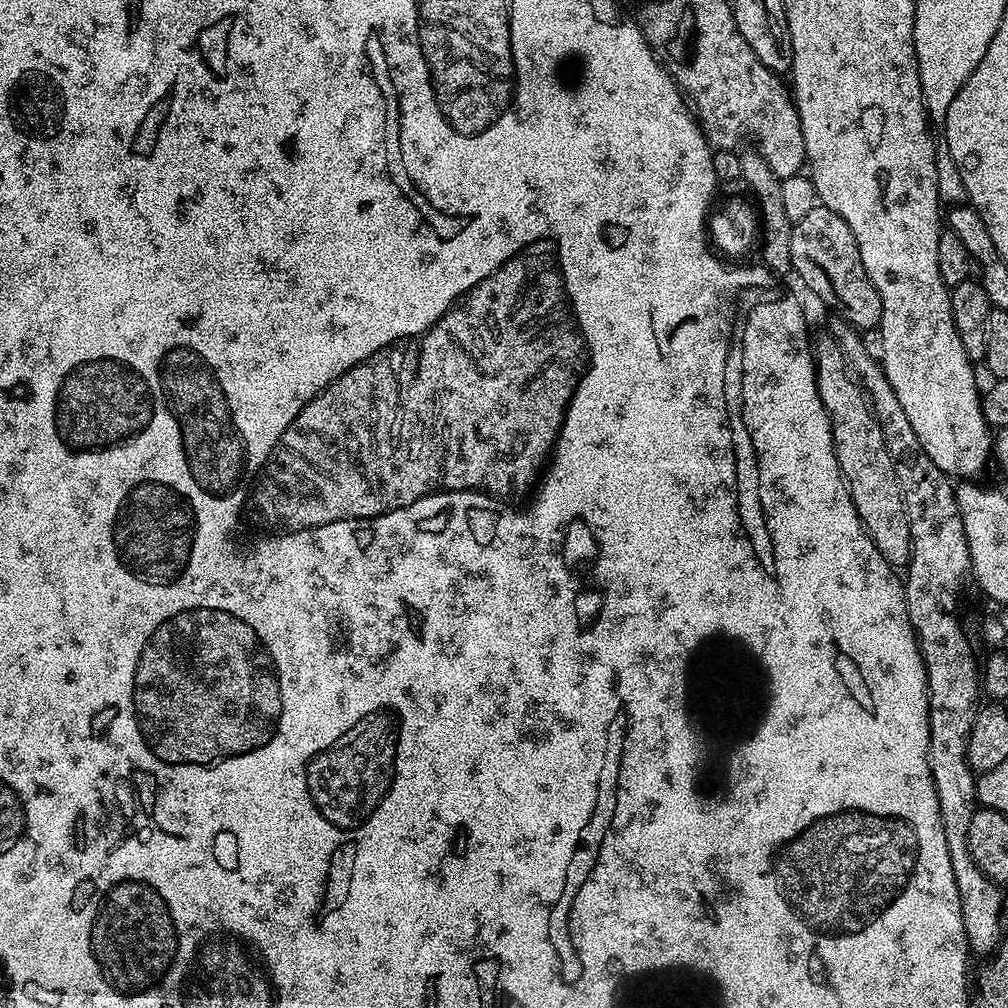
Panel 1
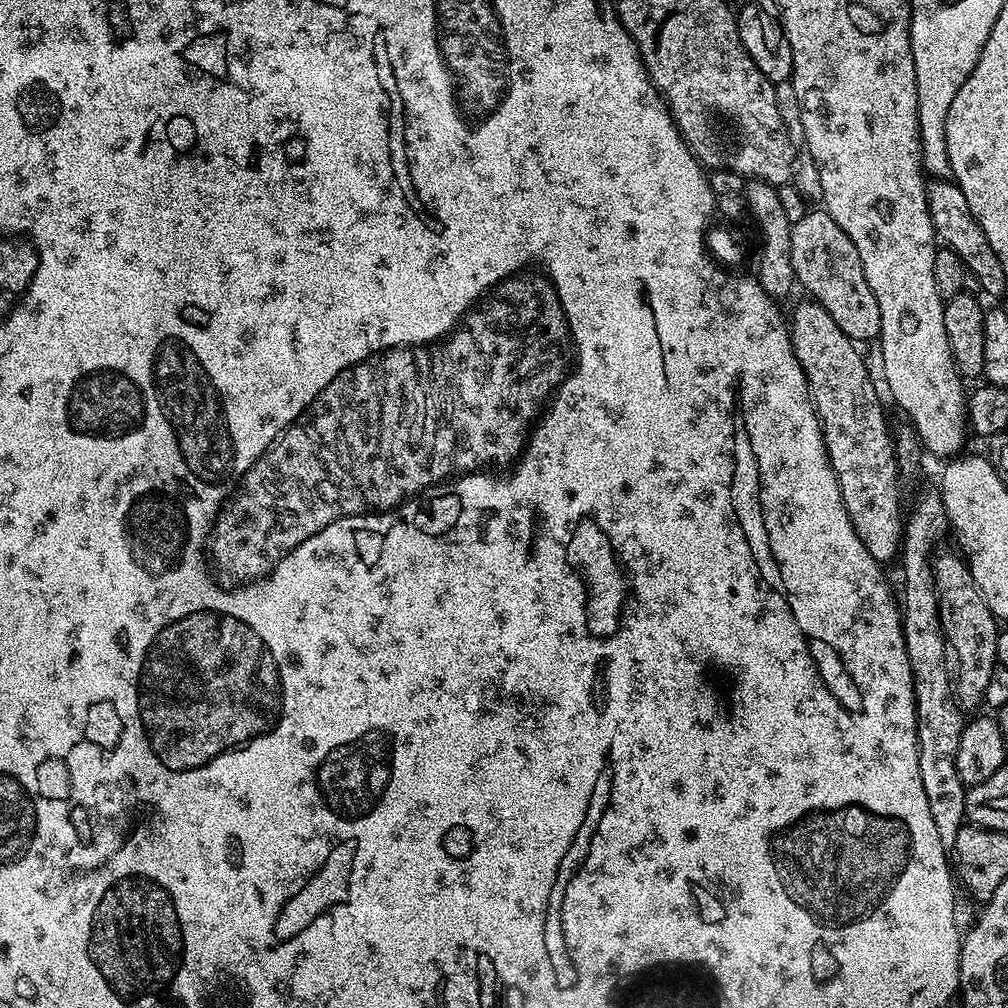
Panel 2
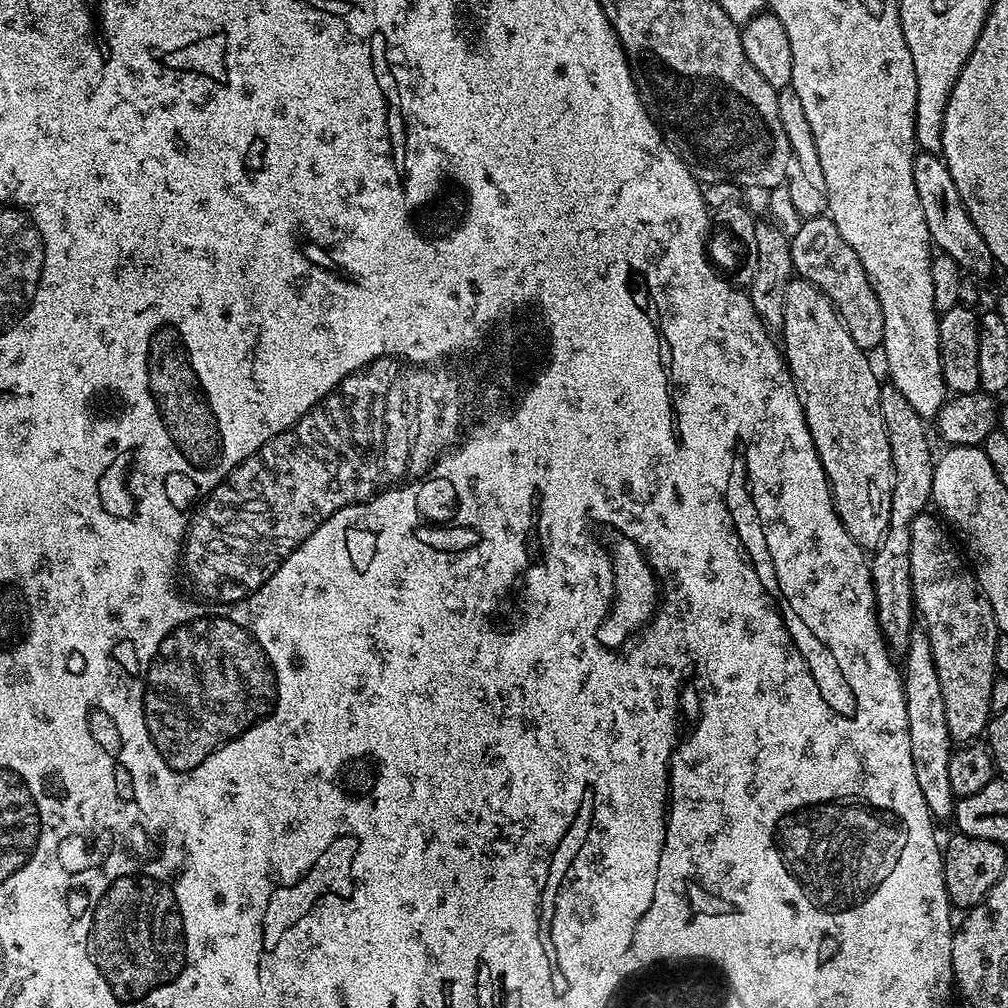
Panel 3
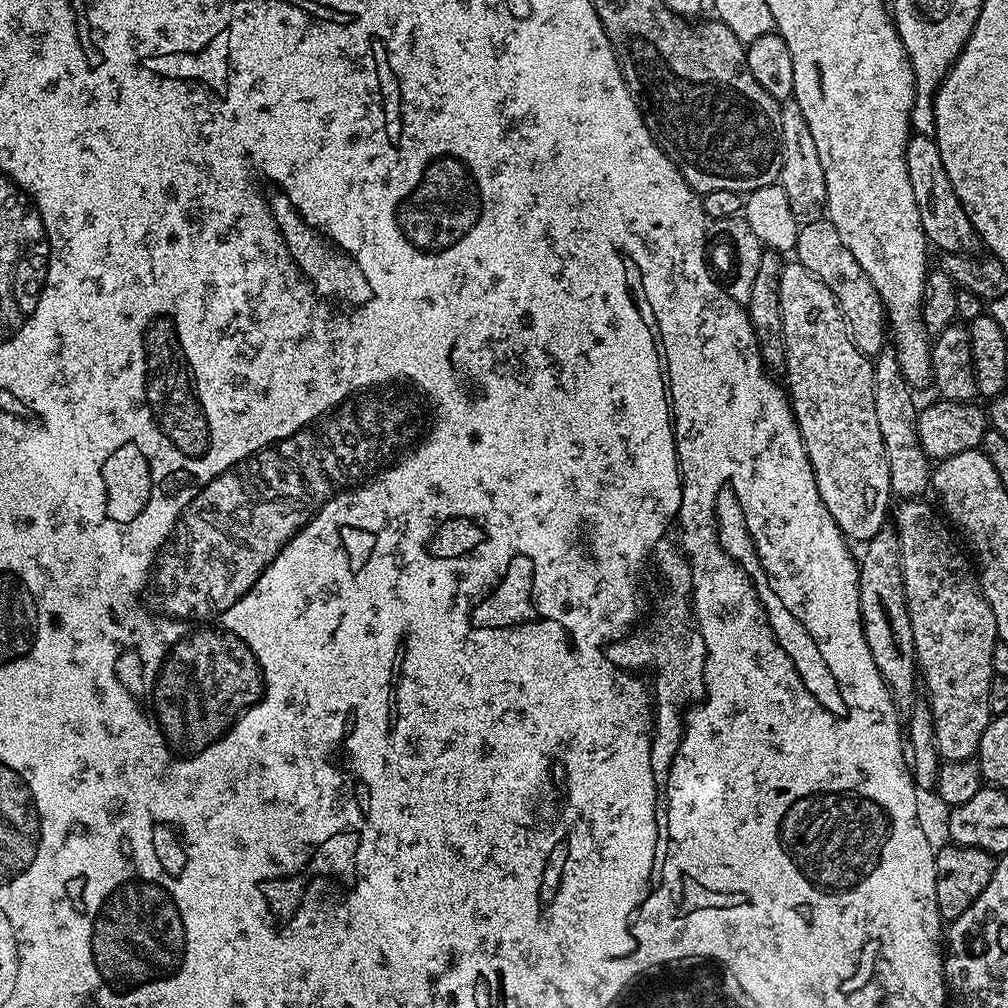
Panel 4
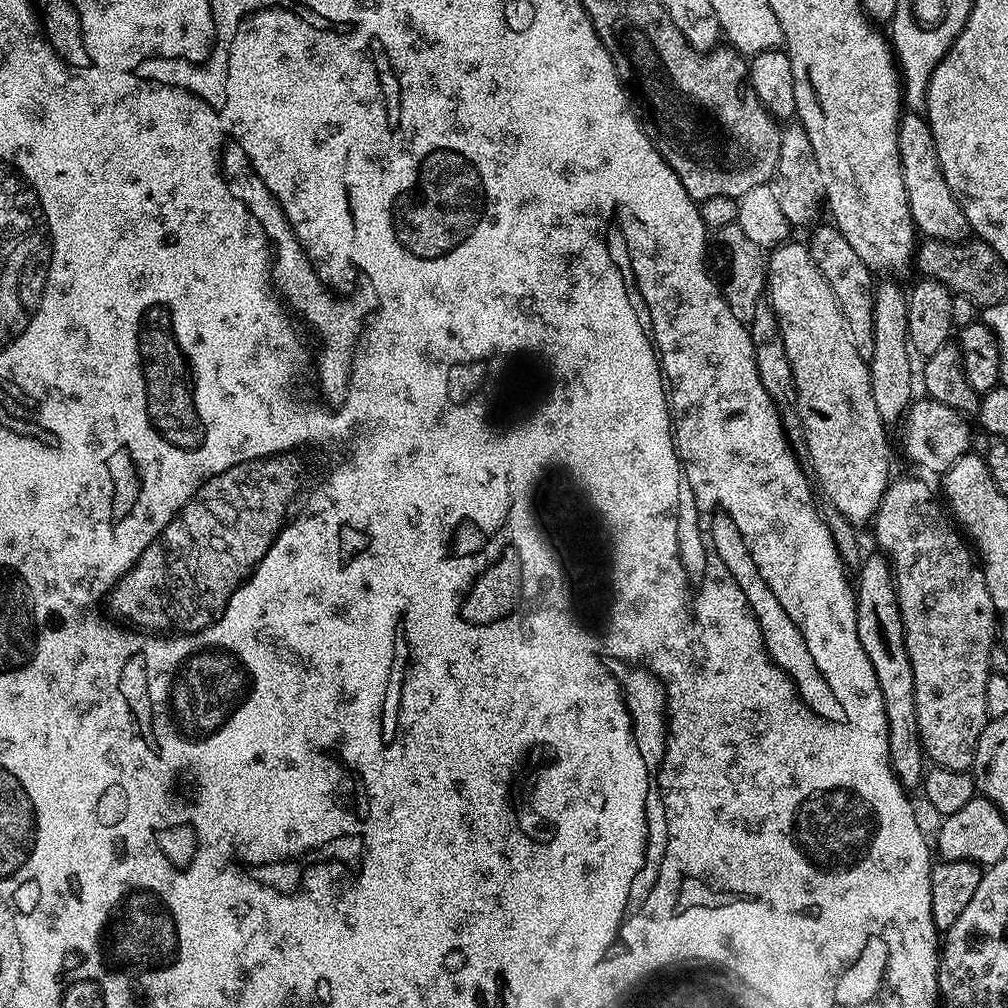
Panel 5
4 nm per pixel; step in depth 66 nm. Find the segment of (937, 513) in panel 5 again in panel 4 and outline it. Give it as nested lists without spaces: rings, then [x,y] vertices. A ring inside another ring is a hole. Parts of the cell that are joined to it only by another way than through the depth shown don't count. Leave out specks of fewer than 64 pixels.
[[[920,498],[905,500],[899,505],[901,508],[894,512],[906,606],[910,610],[910,626],[914,630],[916,666],[923,691],[924,688],[928,691],[926,703],[932,712],[936,748],[941,757],[944,760],[971,760],[979,753],[980,739],[994,715],[990,706],[990,686],[994,675],[992,655],[994,646],[998,643],[994,610],[990,610],[990,602],[986,602],[977,569],[969,553],[958,543],[945,517],[935,507],[932,509],[930,505],[923,504],[924,502]]]

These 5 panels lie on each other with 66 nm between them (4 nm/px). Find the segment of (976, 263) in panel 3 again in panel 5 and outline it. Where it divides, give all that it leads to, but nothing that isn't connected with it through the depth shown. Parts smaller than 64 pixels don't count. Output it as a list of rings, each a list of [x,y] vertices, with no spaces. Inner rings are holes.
[[[908,110],[901,115],[898,126],[898,154],[902,166],[902,182],[906,182],[906,198],[910,202],[910,214],[916,224],[917,233],[929,240],[969,239],[970,229],[958,198],[946,183],[946,174],[942,174],[942,162],[938,162],[938,146],[930,130],[927,119],[919,111]]]

